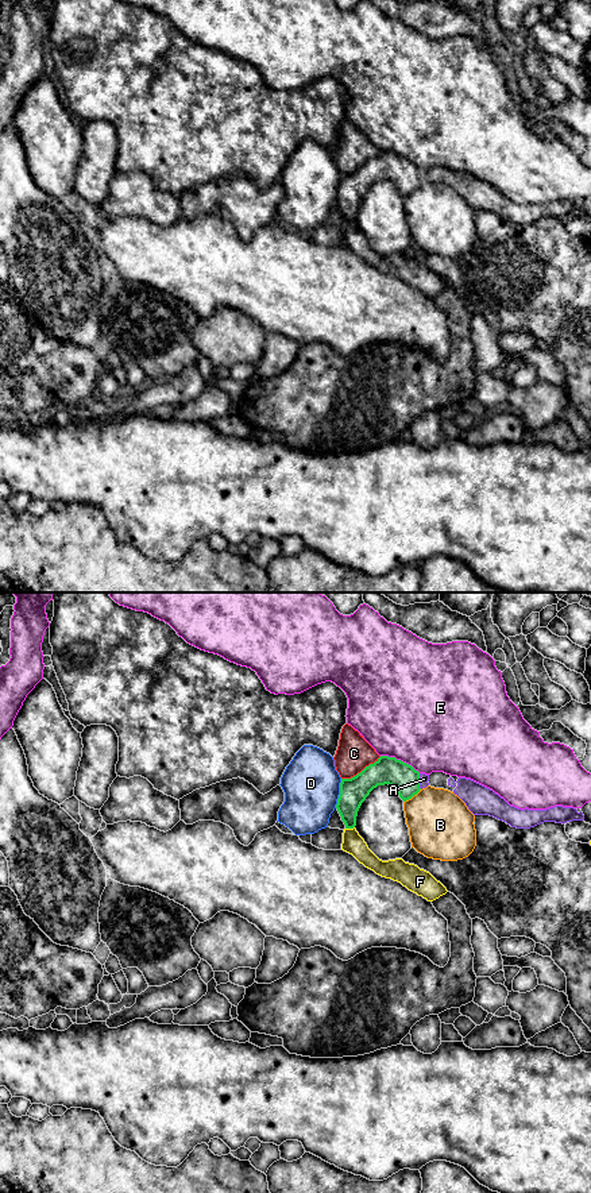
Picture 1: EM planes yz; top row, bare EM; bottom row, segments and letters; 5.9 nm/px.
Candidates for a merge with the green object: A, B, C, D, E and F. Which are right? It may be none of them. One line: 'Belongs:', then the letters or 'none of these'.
Belongs: A

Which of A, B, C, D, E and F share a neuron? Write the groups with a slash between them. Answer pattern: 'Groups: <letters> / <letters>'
Groups: A / B / C / D / E / F

